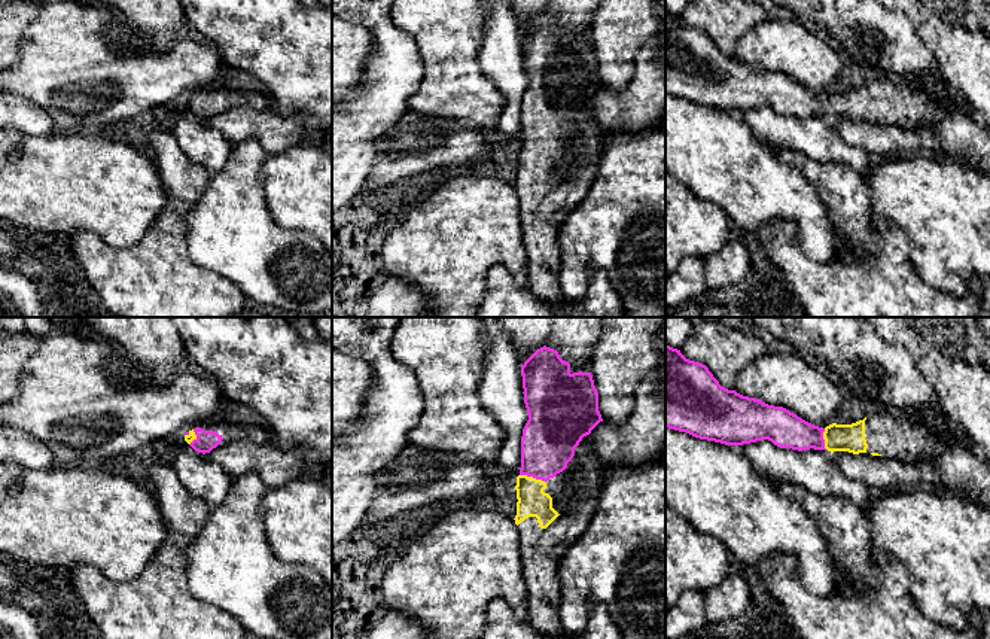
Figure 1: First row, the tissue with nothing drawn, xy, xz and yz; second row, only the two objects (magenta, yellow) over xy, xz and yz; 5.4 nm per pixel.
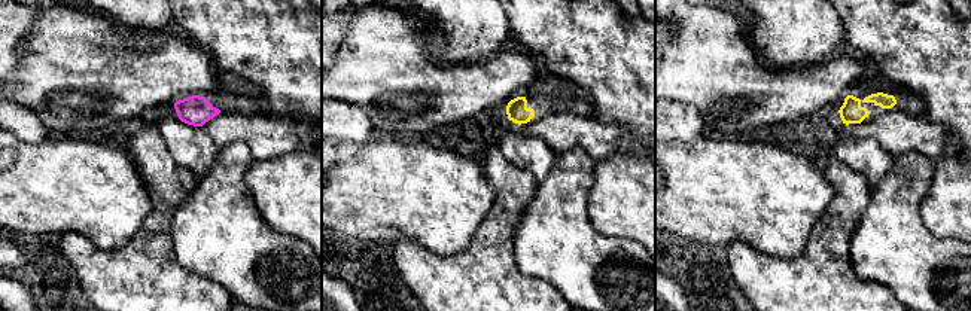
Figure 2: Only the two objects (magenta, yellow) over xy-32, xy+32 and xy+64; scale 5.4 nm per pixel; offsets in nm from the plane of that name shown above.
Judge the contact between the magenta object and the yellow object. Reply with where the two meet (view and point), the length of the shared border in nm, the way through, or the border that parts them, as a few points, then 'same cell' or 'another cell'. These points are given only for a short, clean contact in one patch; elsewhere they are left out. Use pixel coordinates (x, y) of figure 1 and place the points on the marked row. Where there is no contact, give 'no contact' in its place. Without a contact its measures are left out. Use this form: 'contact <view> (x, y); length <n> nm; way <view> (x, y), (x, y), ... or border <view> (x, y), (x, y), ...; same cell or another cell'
contact xz (532, 475); length 140 nm; way xz (551, 434), (532, 475), (532, 499); same cell

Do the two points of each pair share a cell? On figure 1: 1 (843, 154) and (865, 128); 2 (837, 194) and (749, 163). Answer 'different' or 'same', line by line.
1: different
2: different

